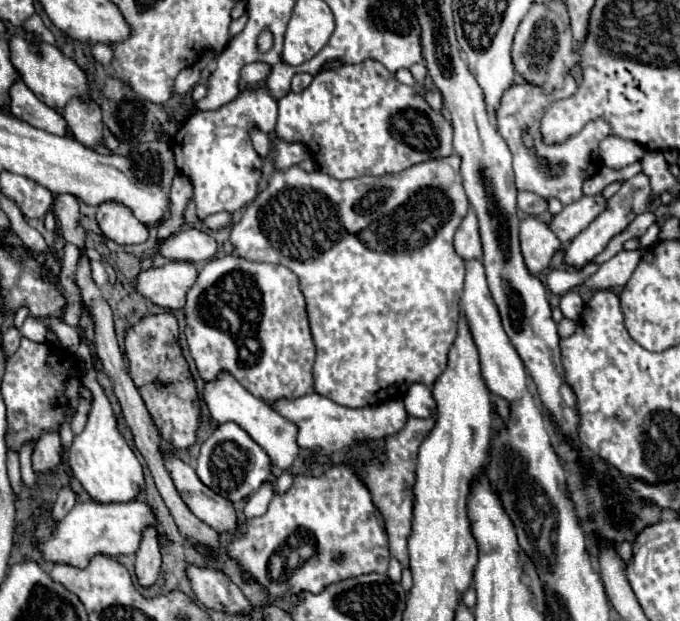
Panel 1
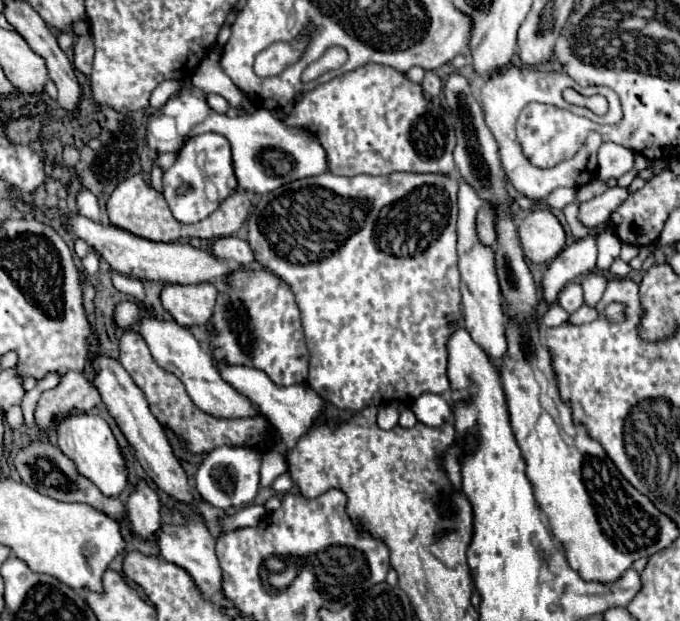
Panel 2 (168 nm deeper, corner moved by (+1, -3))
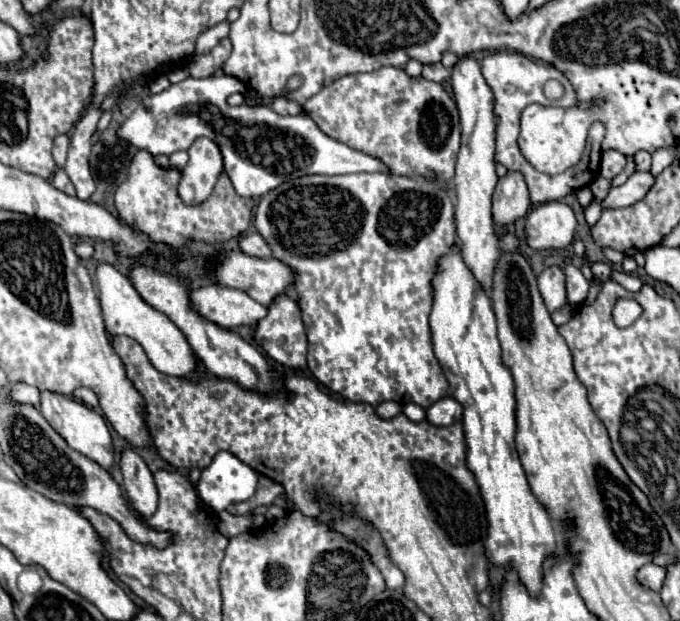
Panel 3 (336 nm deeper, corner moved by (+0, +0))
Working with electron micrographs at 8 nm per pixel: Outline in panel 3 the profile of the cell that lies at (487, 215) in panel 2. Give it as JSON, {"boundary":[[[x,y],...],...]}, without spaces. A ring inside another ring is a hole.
{"boundary":[[[508,172],[496,184],[492,196],[492,214],[496,226],[508,226],[510,222],[526,216],[530,208],[530,196],[526,180],[520,172]]]}

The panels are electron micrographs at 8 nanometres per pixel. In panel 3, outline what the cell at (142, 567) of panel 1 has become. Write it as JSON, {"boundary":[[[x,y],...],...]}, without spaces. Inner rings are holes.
{"boundary":[[[124,450],[120,456],[120,470],[124,476],[124,492],[128,502],[142,516],[152,516],[158,506],[158,490],[146,462],[136,450]]]}

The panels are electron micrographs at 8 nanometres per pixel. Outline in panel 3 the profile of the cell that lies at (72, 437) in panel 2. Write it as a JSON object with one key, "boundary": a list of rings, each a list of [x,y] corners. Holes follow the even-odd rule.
{"boundary":[[[40,392],[40,410],[42,416],[48,420],[48,424],[70,444],[72,450],[88,456],[90,460],[102,464],[104,468],[112,466],[114,452],[112,452],[112,438],[105,418],[96,410],[88,408],[86,404],[58,392]]]}

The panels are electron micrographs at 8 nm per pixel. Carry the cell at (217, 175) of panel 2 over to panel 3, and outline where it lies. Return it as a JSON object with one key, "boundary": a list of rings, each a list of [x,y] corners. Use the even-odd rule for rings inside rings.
{"boundary":[[[194,140],[188,148],[190,160],[182,170],[178,194],[186,204],[200,204],[210,196],[218,176],[222,174],[222,154],[212,140]]]}

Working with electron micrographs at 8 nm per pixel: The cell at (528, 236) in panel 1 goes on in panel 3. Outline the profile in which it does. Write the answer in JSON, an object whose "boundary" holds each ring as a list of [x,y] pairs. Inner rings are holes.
{"boundary":[[[564,202],[536,206],[526,218],[526,240],[536,250],[558,250],[572,244],[576,216]]]}

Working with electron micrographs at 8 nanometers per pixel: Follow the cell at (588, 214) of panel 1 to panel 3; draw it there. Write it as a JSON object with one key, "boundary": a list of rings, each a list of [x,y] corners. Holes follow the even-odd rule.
{"boundary":[[[634,172],[622,186],[614,186],[608,192],[604,208],[626,208],[640,202],[652,188],[654,180],[656,178],[650,172]]]}

